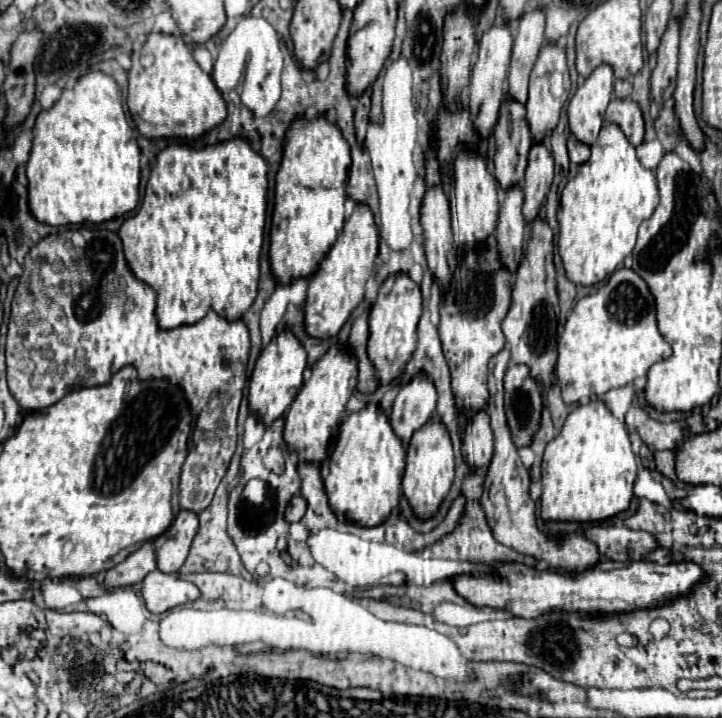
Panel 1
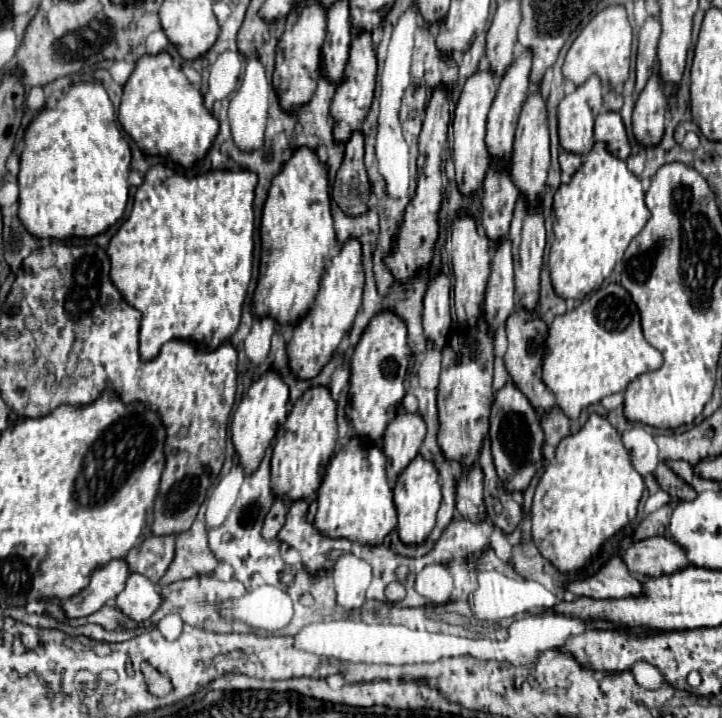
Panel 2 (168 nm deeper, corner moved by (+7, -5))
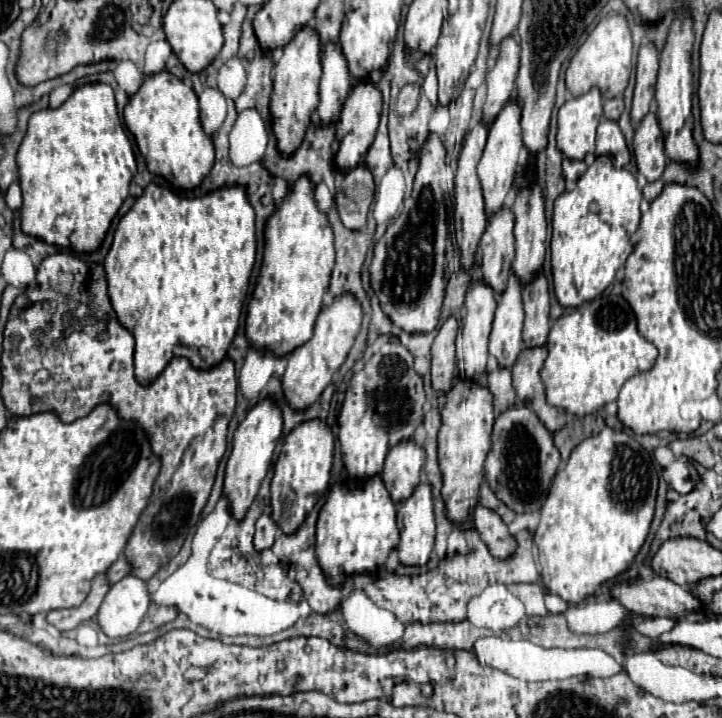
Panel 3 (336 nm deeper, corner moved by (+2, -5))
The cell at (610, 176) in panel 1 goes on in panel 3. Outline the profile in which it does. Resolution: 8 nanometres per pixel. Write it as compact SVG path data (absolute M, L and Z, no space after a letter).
M607 156L595 158L593 166L587 168L587 172L579 178L577 186L571 192L563 192L555 200L553 210L553 234L551 234L551 266L553 266L553 288L559 304L563 308L569 306L581 306L583 302L589 302L597 298L615 278L617 270L625 264L627 256L631 254L631 234L639 228L641 212L641 190L637 188L637 180L631 172L623 168L615 168L613 162Z

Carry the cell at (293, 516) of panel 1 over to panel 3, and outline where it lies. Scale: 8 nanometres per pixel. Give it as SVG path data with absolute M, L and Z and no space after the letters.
M265 512L259 520L257 520L257 530L255 530L255 548L265 550L271 548L275 542L275 534L277 534L277 524L271 520L271 514Z

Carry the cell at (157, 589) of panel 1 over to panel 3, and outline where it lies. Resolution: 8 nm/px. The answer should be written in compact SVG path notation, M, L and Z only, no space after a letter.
M129 574L109 588L95 620L109 638L123 638L139 628L147 608L149 592L145 582Z

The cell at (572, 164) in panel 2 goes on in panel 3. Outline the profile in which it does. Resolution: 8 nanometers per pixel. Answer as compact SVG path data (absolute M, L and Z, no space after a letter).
M563 158L563 176L565 176L565 180L567 180L567 190L571 190L571 188L577 184L579 176L581 176L585 170L587 170L587 166L585 166L583 160Z

